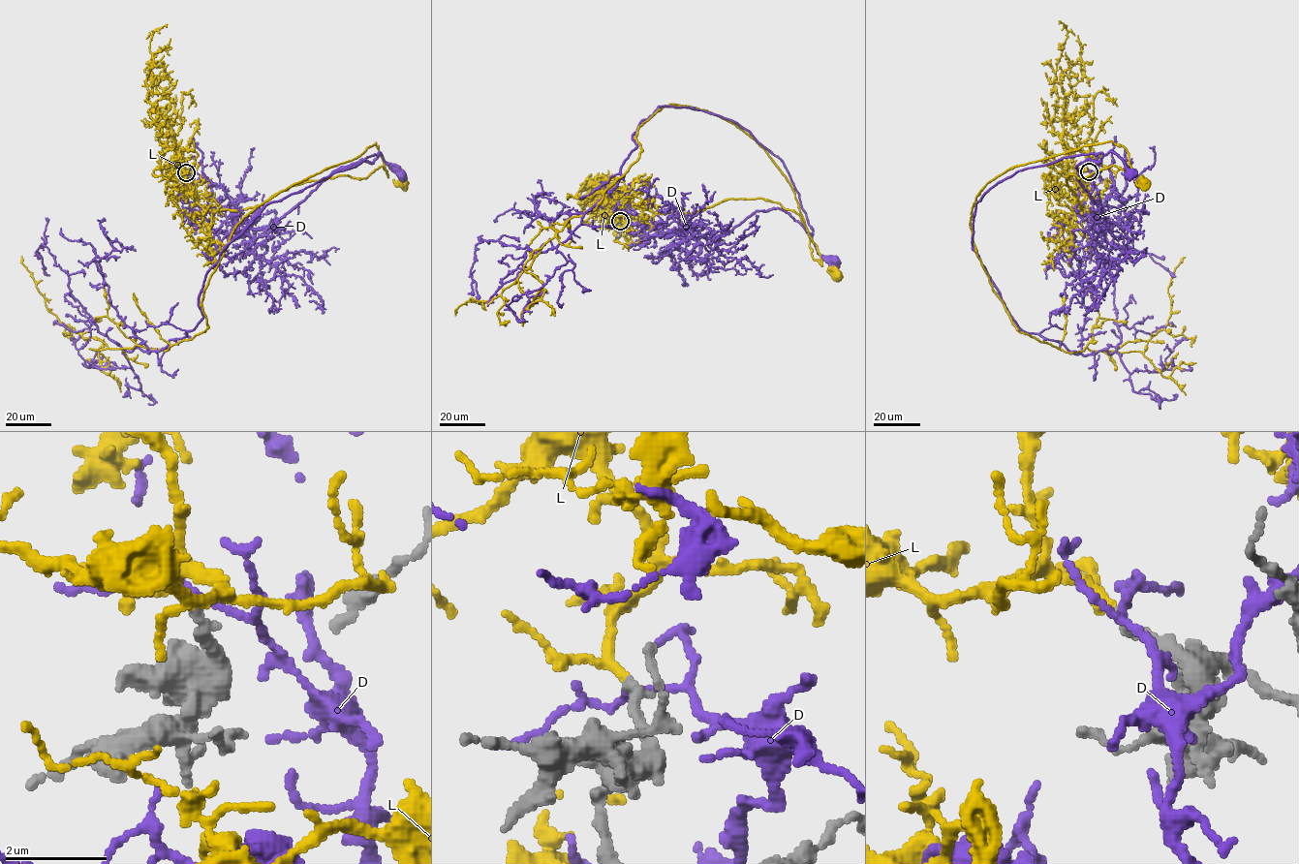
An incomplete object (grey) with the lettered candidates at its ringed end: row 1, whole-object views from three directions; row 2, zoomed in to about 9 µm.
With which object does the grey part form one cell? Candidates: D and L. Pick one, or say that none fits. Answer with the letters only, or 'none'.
L

